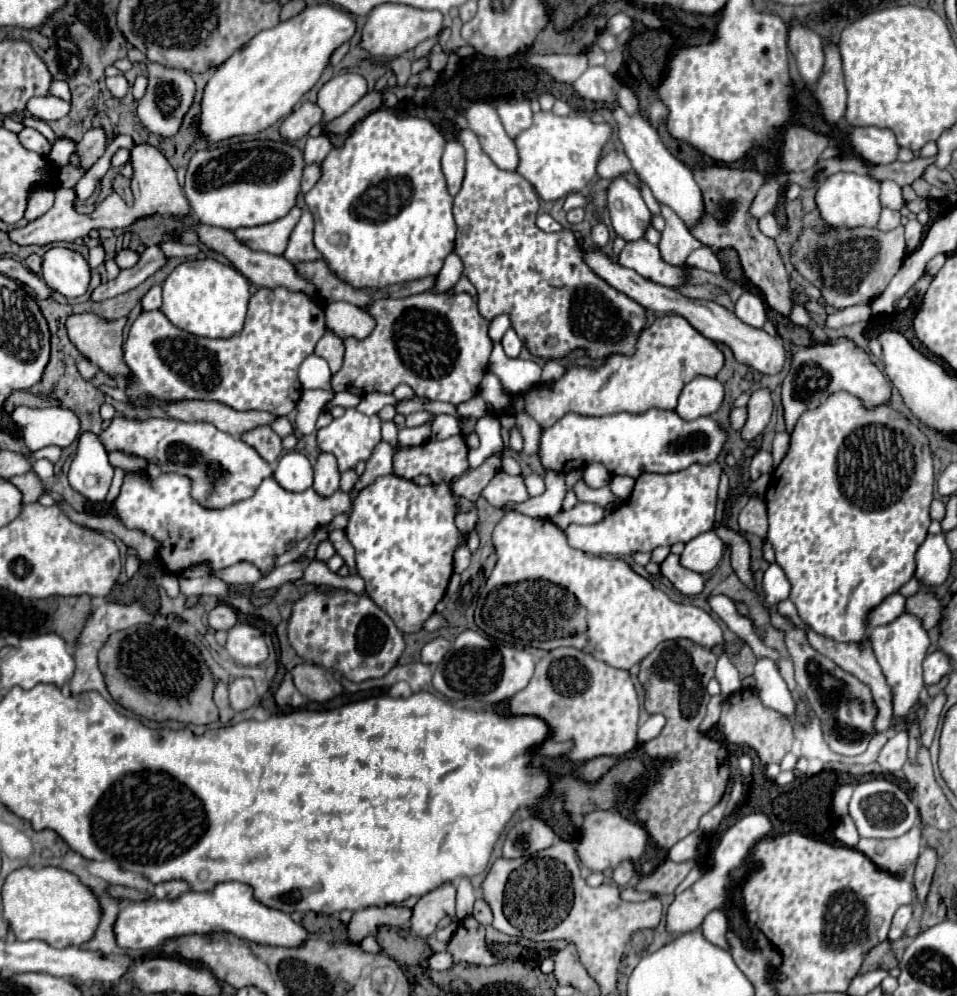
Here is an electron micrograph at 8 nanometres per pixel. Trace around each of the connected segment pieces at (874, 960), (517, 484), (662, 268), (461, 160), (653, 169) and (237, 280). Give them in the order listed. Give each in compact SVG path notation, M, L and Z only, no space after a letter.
M879 944L877 948L873 948L865 960L863 960L863 966L861 966L861 972L867 972L867 970L873 970L873 968L881 968L881 966L895 966L895 960L893 960L893 954L891 954L891 948L889 944Z
M497 472L497 476L485 486L483 496L489 500L491 506L503 508L505 504L519 504L529 498L523 478L521 476L509 476L505 472Z
M643 238L635 240L635 242L627 242L623 246L623 250L619 252L617 264L631 268L631 270L639 272L639 276L643 276L655 284L663 284L663 286L681 286L687 276L687 272L683 268L663 262L659 256L659 248L649 244Z
M459 140L447 142L441 164L443 164L445 178L447 178L449 194L455 196L461 190L461 182L463 182L463 176L465 176L465 148Z
M615 108L613 116L617 120L617 132L619 132L619 140L623 144L623 150L627 154L627 158L631 160L633 170L637 172L637 176L651 188L653 196L657 198L657 202L669 206L673 212L677 212L677 216L691 228L693 224L697 224L697 220L703 216L703 198L701 198L701 190L693 180L691 170L679 162L661 142L657 130L639 114L631 114L627 116L627 112L623 108Z
M213 258L189 260L179 264L163 282L161 312L177 328L189 334L205 338L231 338L243 330L249 296L249 280L235 268Z

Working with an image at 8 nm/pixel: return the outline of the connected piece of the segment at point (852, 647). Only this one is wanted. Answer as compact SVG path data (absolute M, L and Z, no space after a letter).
M791 600L781 602L781 604L777 606L777 612L779 612L781 616L785 616L785 618L787 618L791 624L795 624L797 628L803 628L805 634L807 634L807 642L809 642L819 654L831 658L839 668L851 672L853 676L857 676L861 682L865 682L865 684L871 688L873 698L875 698L875 704L877 704L877 708L879 708L879 716L877 716L877 720L875 720L877 732L883 732L883 730L903 730L903 732L909 732L911 724L917 720L917 710L921 708L921 702L917 702L915 708L911 708L911 716L907 716L907 720L893 720L893 712L891 712L891 688L889 688L889 684L887 684L887 680L885 680L885 676L883 676L883 672L881 672L881 668L879 668L879 664L877 664L877 660L875 660L875 654L871 652L871 642L869 642L869 638L861 640L859 644L843 644L843 642L835 642L835 640L831 640L831 638L827 638L827 636L819 636L815 630L811 630L807 624L803 624L803 620L799 620L799 614L795 612L795 606L793 606Z

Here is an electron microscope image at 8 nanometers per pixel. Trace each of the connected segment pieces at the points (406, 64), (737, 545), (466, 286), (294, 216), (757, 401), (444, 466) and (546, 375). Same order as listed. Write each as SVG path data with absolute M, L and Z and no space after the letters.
M395 58L389 64L389 68L393 68L393 72L397 76L397 86L405 86L405 82L411 76L411 60L407 60L407 58Z
M725 524L717 528L717 536L731 546L731 564L733 564L733 570L735 574L749 586L749 588L755 588L755 580L751 576L751 570L749 570L749 544L747 540L737 534L737 532L731 532Z
M461 276L461 280L459 280L451 290L447 290L447 294L461 294L461 292L467 292L467 294L471 294L471 296L477 294L477 292L475 292L475 286L473 286L465 276Z
M293 206L287 216L279 218L275 222L269 222L263 226L253 226L253 228L237 228L237 230L233 230L233 234L239 242L243 242L245 246L249 246L255 252L267 252L267 254L281 256L287 248L289 234L293 232L301 214L303 214L303 210L299 206Z
M759 388L751 394L749 400L749 420L743 426L743 438L751 440L757 434L763 432L763 428L769 424L771 414L773 414L773 400L771 400L771 390L769 388Z
M461 436L405 448L393 456L393 472L403 478L423 474L437 484L443 480L453 480L467 470L467 444Z
M547 360L547 362L543 364L543 376L541 376L541 382L543 382L543 384L555 382L563 372L565 372L565 366L563 366L559 360Z

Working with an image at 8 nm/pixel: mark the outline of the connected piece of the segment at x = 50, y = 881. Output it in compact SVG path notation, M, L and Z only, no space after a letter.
M19 868L3 884L3 916L17 940L43 940L55 948L93 940L101 922L101 904L79 876L61 868Z

